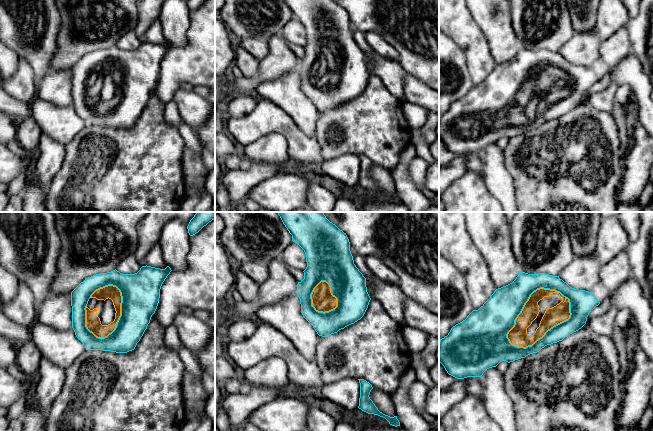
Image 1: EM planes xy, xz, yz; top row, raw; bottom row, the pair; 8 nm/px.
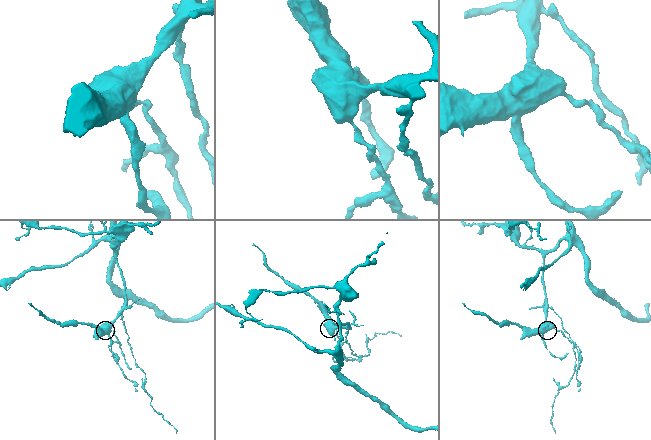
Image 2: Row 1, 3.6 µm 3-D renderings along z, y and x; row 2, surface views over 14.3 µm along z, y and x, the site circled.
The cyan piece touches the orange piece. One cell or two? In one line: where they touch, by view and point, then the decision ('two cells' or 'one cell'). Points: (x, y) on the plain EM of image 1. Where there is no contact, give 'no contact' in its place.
meets cyan in yz at (548, 106); one cell

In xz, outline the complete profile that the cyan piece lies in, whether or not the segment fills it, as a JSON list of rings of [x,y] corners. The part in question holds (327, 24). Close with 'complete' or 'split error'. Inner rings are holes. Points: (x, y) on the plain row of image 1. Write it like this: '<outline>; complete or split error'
[[[284,0],[306,30],[304,55],[297,60],[301,89],[319,112],[326,113],[360,96],[371,76],[366,54],[354,40],[349,15],[335,0]]]; split error

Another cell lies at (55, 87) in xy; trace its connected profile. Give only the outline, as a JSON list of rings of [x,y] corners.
[[[71,69],[48,71],[36,86],[36,97],[56,106],[72,104]]]

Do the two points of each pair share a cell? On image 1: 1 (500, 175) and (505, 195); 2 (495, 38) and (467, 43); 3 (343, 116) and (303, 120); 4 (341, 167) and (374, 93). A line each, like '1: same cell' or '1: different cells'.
1: same cell
2: different cells
3: different cells
4: different cells

